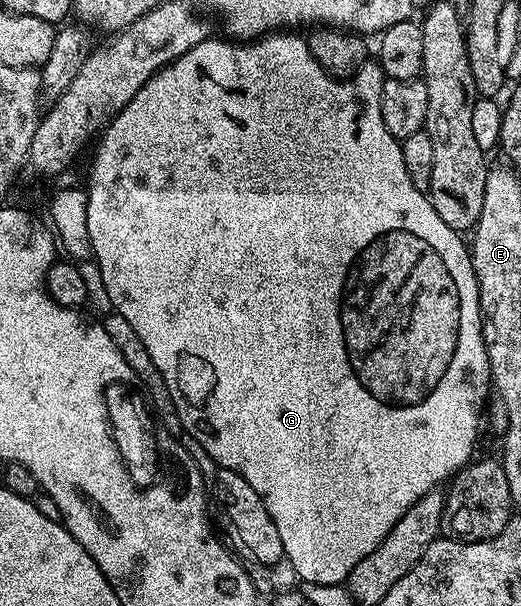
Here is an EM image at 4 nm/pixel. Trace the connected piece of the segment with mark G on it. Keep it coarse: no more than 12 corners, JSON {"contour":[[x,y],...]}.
{"contour":[[208,39],[87,177],[183,433],[343,585],[472,460],[383,68]]}

